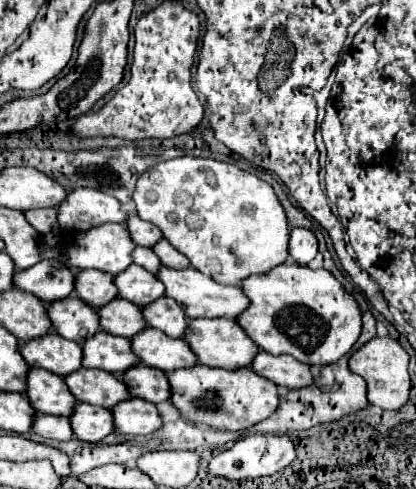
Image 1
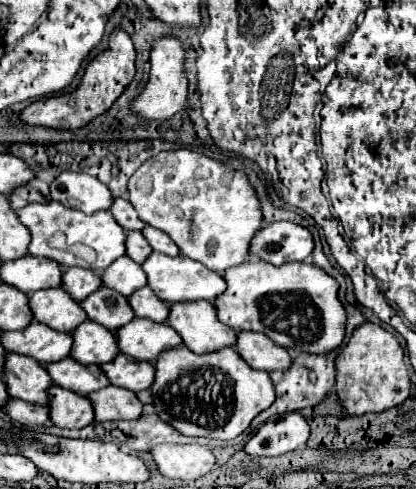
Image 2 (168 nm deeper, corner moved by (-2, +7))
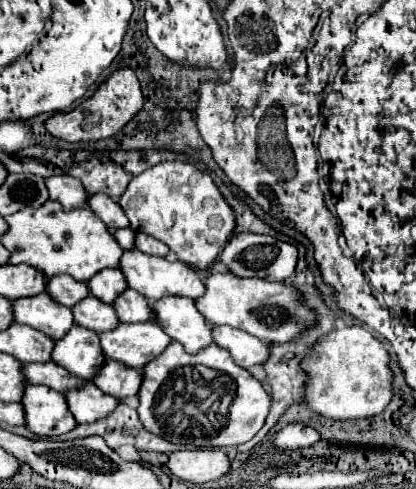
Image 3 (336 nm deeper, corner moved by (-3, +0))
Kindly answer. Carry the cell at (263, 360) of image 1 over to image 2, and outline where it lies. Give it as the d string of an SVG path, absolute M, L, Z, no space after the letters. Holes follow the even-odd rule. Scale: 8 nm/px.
M239 332L235 348L241 358L255 370L285 372L287 368L291 368L289 352L267 340L267 336L259 336L257 332Z

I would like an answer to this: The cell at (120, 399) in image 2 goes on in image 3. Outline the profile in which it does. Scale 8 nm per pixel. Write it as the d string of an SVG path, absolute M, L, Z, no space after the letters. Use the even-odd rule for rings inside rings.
M88 381L84 387L66 391L66 403L76 423L94 423L104 419L104 415L108 415L118 401L110 395L104 395L92 381Z

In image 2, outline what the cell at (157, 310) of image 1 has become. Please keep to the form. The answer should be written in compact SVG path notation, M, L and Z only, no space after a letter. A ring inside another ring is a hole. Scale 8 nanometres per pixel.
M149 286L133 292L129 296L129 304L131 304L137 318L149 318L159 324L167 322L169 312L171 312L167 302L163 302L159 296L155 296L155 292L151 292Z

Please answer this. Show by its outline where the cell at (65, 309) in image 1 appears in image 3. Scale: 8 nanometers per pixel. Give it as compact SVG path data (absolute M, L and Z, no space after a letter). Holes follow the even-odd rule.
M48 293L12 301L12 315L16 323L24 323L36 331L42 331L52 341L62 339L74 325L72 311L68 307L52 303L52 299L48 299Z

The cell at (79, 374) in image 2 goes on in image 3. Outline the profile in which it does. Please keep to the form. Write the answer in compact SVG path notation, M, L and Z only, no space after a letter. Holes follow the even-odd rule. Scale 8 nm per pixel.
M52 361L50 363L24 363L22 373L28 383L46 385L60 393L66 393L70 387L80 387L86 383L82 379L76 379L74 375L68 375L68 371L64 371L64 367L60 367Z

